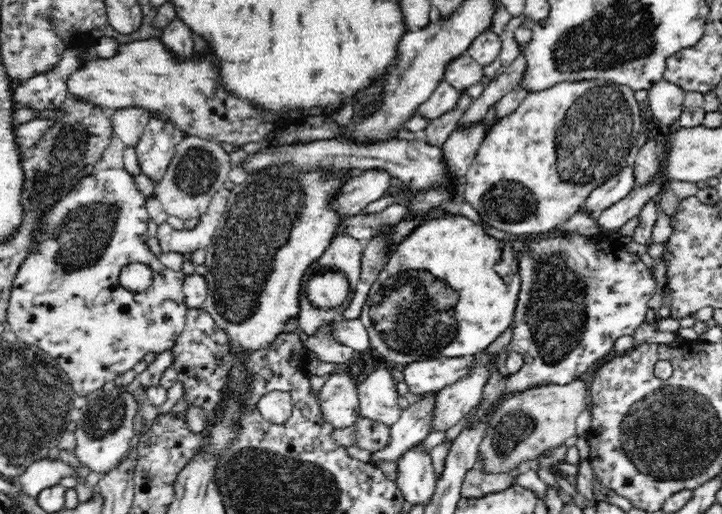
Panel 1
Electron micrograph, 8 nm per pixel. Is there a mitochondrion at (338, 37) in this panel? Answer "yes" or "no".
no

